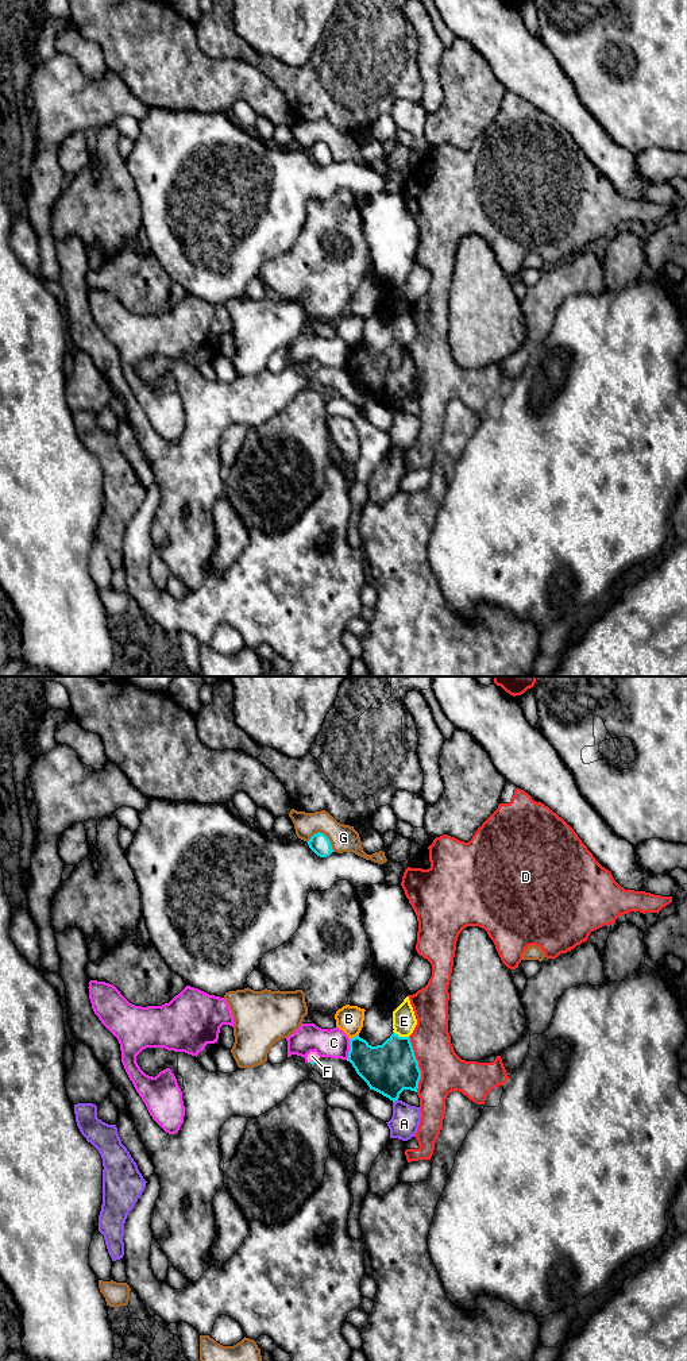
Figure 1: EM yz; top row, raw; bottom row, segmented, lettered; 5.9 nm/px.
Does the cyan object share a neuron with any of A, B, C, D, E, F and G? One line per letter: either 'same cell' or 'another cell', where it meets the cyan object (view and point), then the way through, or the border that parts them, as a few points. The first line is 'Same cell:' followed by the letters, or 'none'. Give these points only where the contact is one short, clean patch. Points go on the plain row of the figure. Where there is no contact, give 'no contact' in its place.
Same cell: F
A: another cell | yz (394, 409)
B: another cell | yz (354, 346)
C: another cell | yz (350, 358)
D: another cell | yz (417, 373)
E: another cell | yz (401, 346)
F: same cell | yz (315, 369) | across yz (312, 371), (315, 369), (312, 365)
G: another cell | yz (324, 143)

